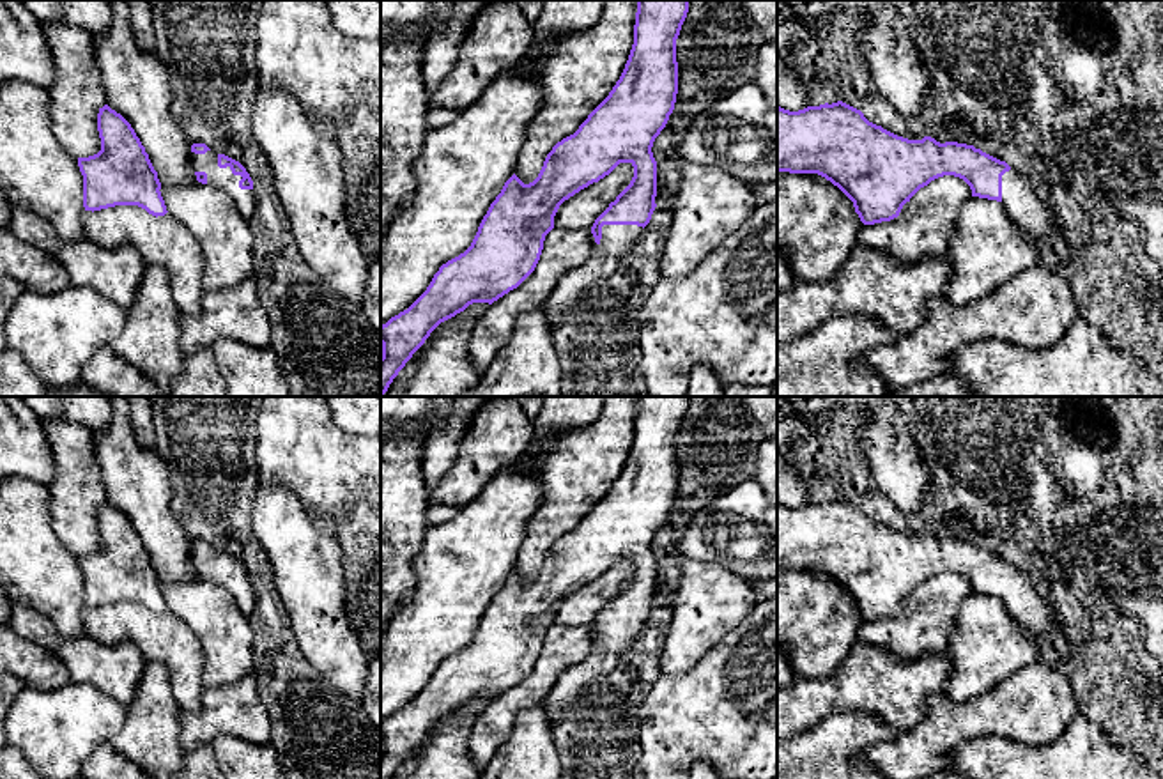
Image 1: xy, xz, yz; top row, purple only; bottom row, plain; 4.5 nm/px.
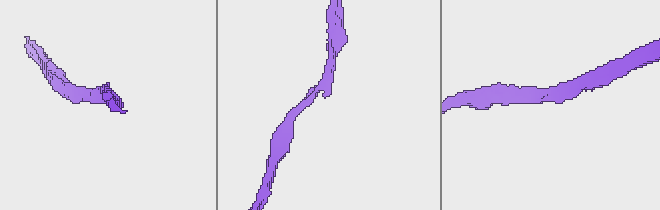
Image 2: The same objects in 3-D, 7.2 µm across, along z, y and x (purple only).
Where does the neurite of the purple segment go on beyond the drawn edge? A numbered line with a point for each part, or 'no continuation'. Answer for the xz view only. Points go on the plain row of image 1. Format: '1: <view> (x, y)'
1: xz (616, 636)

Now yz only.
1: yz (1020, 597)

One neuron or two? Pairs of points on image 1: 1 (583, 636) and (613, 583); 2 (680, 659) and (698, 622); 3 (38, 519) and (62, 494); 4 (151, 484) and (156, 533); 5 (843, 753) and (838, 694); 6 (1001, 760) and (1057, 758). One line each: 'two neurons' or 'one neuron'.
1: two neurons
2: one neuron
3: two neurons
4: one neuron
5: two neurons
6: one neuron

